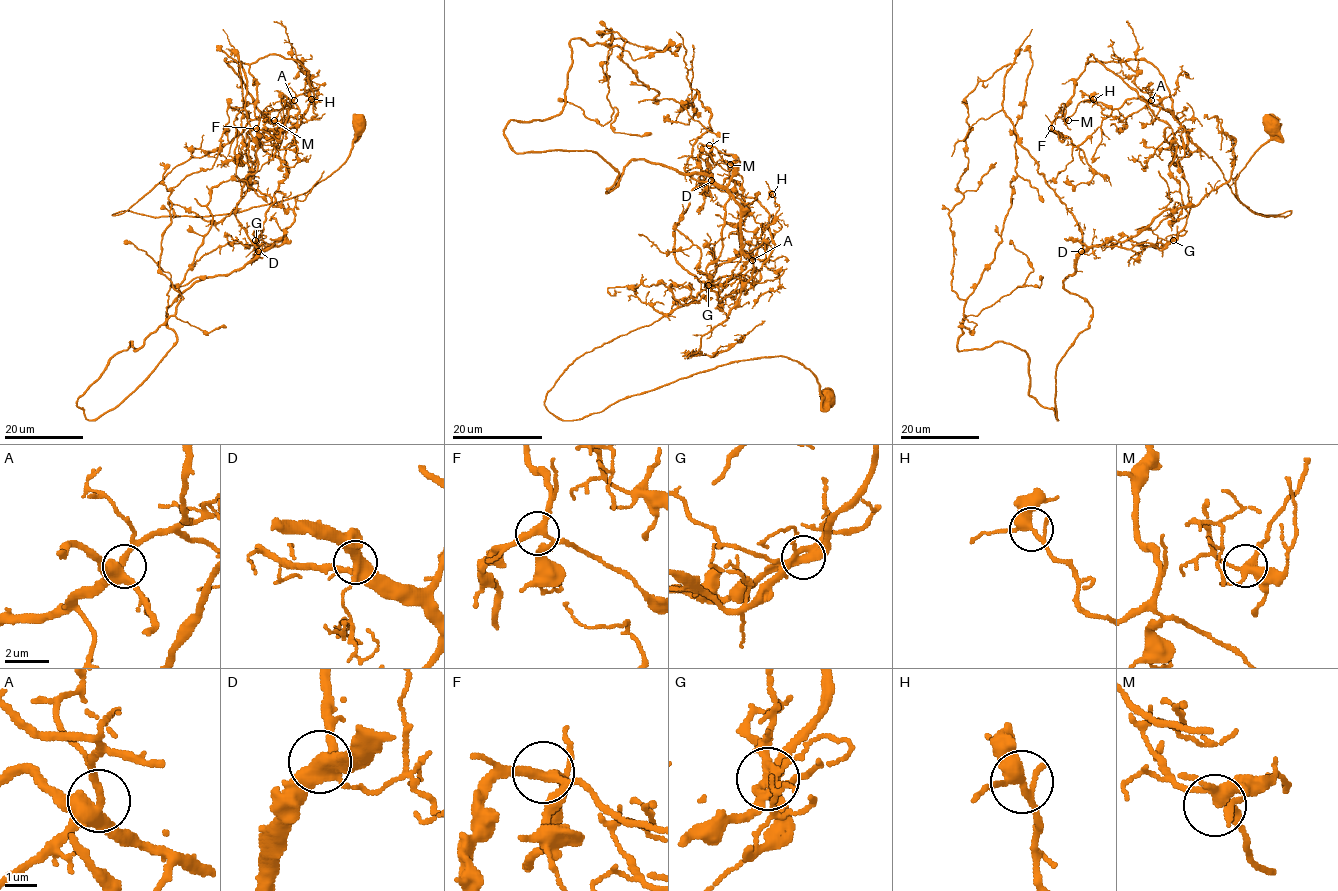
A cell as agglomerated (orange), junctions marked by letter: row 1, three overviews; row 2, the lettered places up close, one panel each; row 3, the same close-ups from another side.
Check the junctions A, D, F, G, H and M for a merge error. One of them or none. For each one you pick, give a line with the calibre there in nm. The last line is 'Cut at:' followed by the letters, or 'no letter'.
G: calibre 320 nm
Cut at: G

